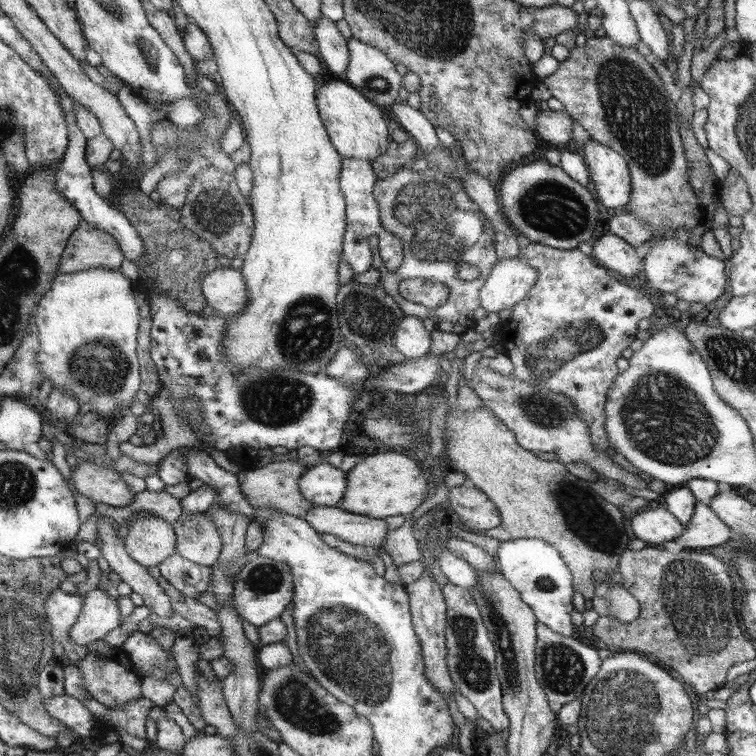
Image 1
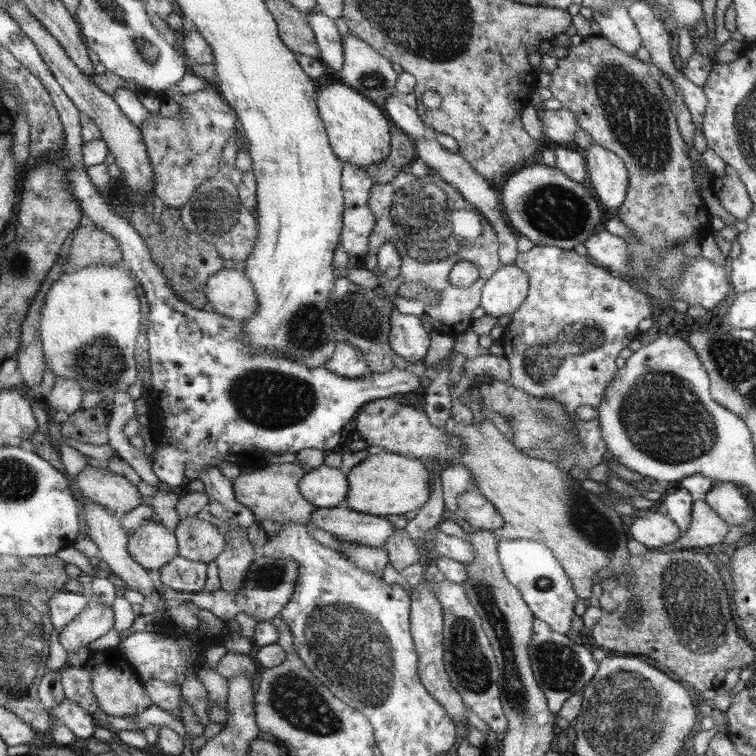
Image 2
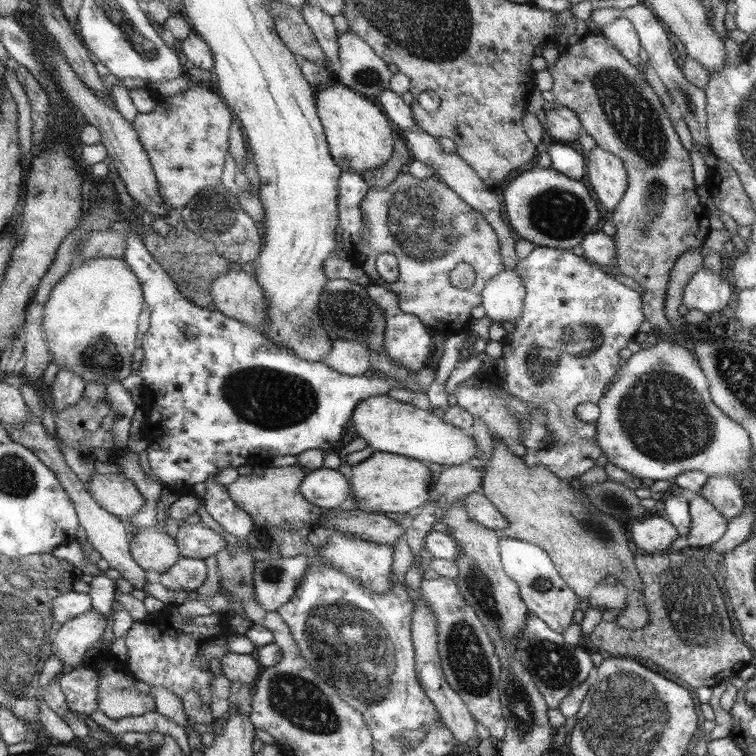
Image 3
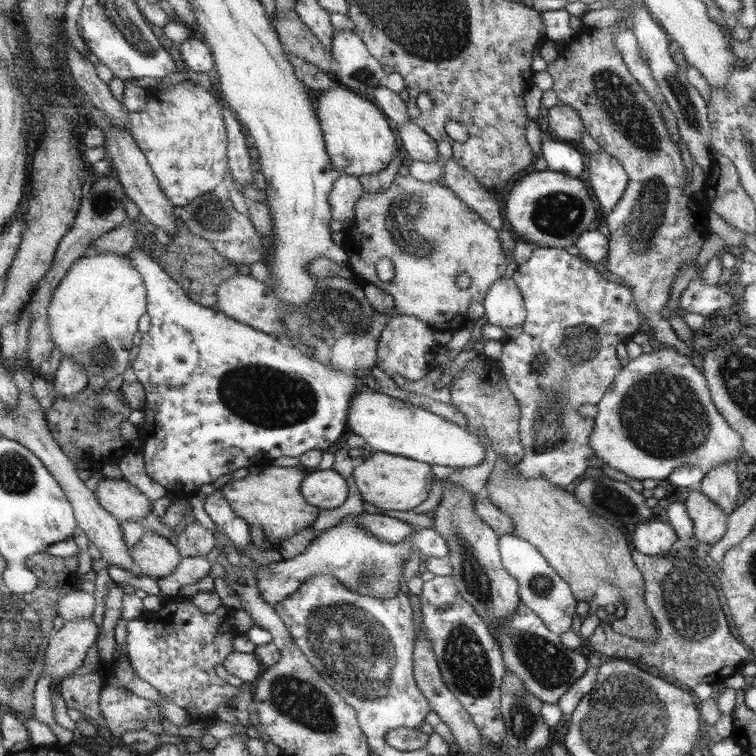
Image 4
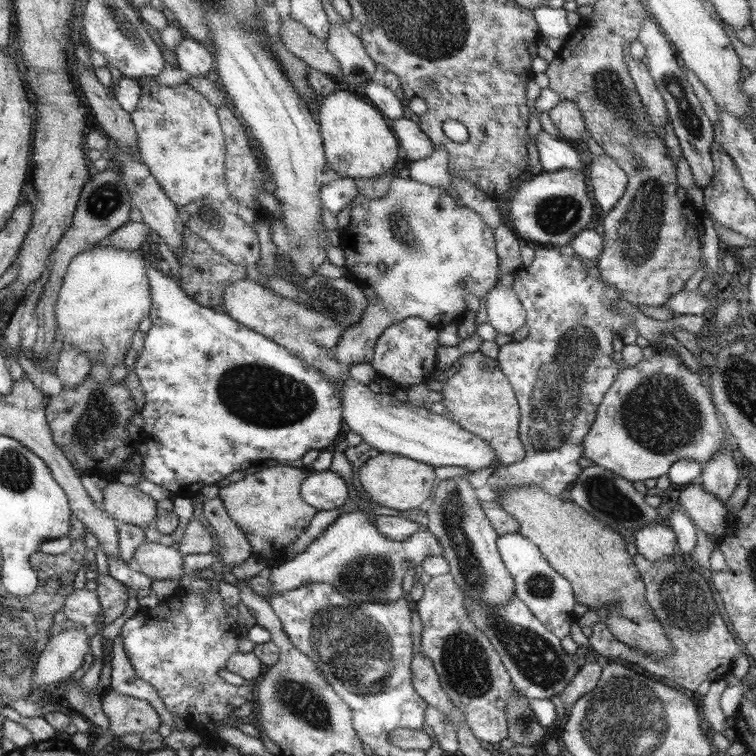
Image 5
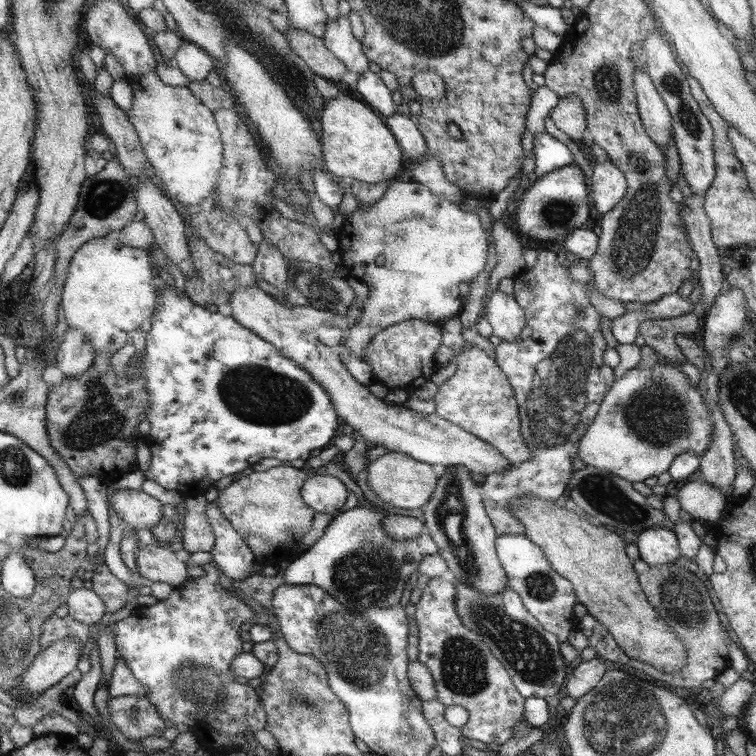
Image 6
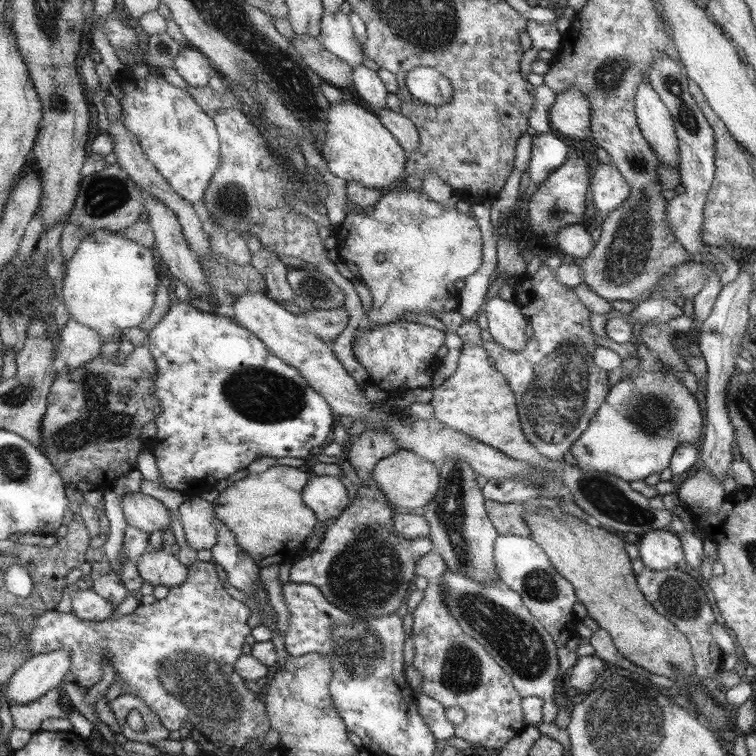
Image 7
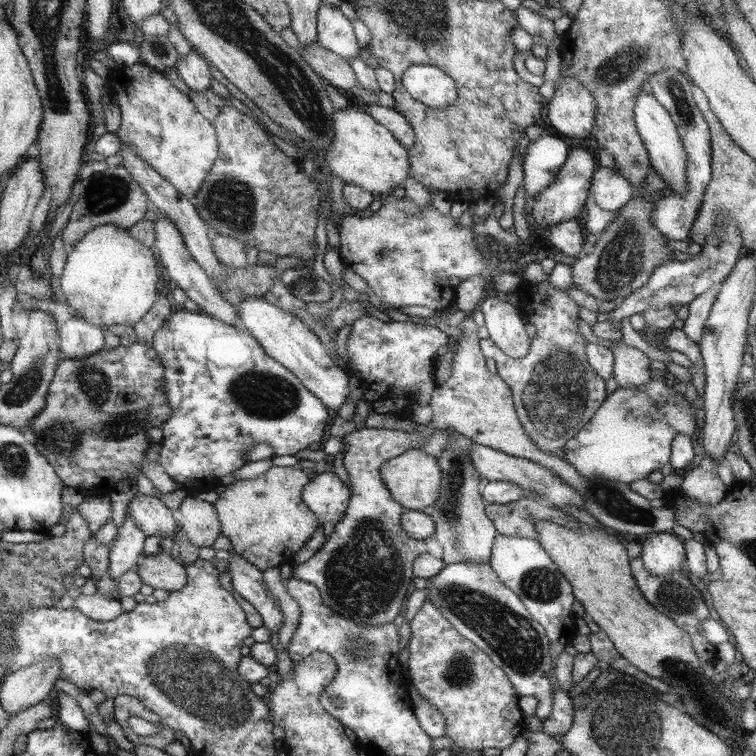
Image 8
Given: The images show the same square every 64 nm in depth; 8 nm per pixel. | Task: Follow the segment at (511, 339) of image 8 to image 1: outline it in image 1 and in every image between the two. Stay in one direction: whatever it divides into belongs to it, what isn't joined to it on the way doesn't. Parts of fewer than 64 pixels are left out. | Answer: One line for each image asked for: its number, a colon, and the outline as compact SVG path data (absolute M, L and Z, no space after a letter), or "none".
1: M517 256L495 262L491 274L487 276L479 292L481 308L485 308L487 312L513 308L529 294L537 278L539 278L537 268L529 266Z
2: M515 262L503 264L485 282L481 290L481 308L485 310L485 316L499 318L501 314L513 314L527 298L527 292L527 272L523 272Z
3: M511 268L497 274L487 286L481 290L483 296L483 310L485 316L499 324L501 320L515 320L523 312L523 298L525 298L525 284L521 274Z
4: M501 276L499 282L493 282L481 306L485 308L487 324L497 324L503 330L511 326L521 326L525 322L527 310L523 308L523 294L519 292L513 276Z
5: M497 284L491 288L485 296L485 314L487 324L499 334L513 334L527 322L527 310L521 306L513 286Z
6: M491 286L489 298L485 300L485 320L493 328L493 336L511 344L517 340L521 328L527 324L523 308L517 304L513 294L503 294L499 288Z
7: M493 290L483 306L483 312L487 316L487 332L493 336L497 346L507 350L521 350L527 344L529 338L523 334L523 328L529 322L513 300L503 300Z

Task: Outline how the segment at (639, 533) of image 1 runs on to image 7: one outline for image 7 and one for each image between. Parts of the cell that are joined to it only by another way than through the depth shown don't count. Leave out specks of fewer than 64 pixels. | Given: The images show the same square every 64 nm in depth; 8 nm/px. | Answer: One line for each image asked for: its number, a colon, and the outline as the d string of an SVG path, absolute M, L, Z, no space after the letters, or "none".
2: M657 506L631 522L629 536L647 546L647 550L671 548L671 544L681 536L681 528Z
3: M649 514L649 518L641 518L631 524L629 536L635 546L645 550L645 554L657 554L669 552L669 544L679 538L679 532L669 520Z
4: M647 520L633 528L631 544L633 550L647 554L647 556L665 556L669 554L673 542L677 540L675 530L669 522L659 520Z
5: M651 524L635 530L633 544L641 558L649 562L657 562L657 560L675 558L673 548L677 544L677 536L665 524Z
6: M649 528L639 532L635 546L639 552L639 560L643 560L649 566L683 562L679 554L677 536L667 528Z
7: M651 530L639 540L639 562L649 570L669 570L683 566L683 552L677 534Z

